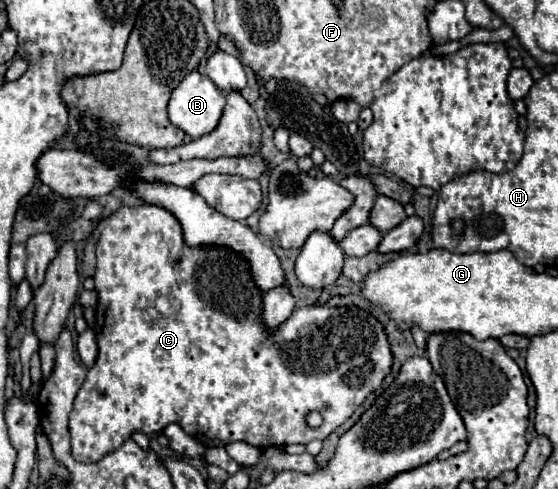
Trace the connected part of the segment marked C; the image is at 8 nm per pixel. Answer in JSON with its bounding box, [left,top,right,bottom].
[70,206,394,462]

